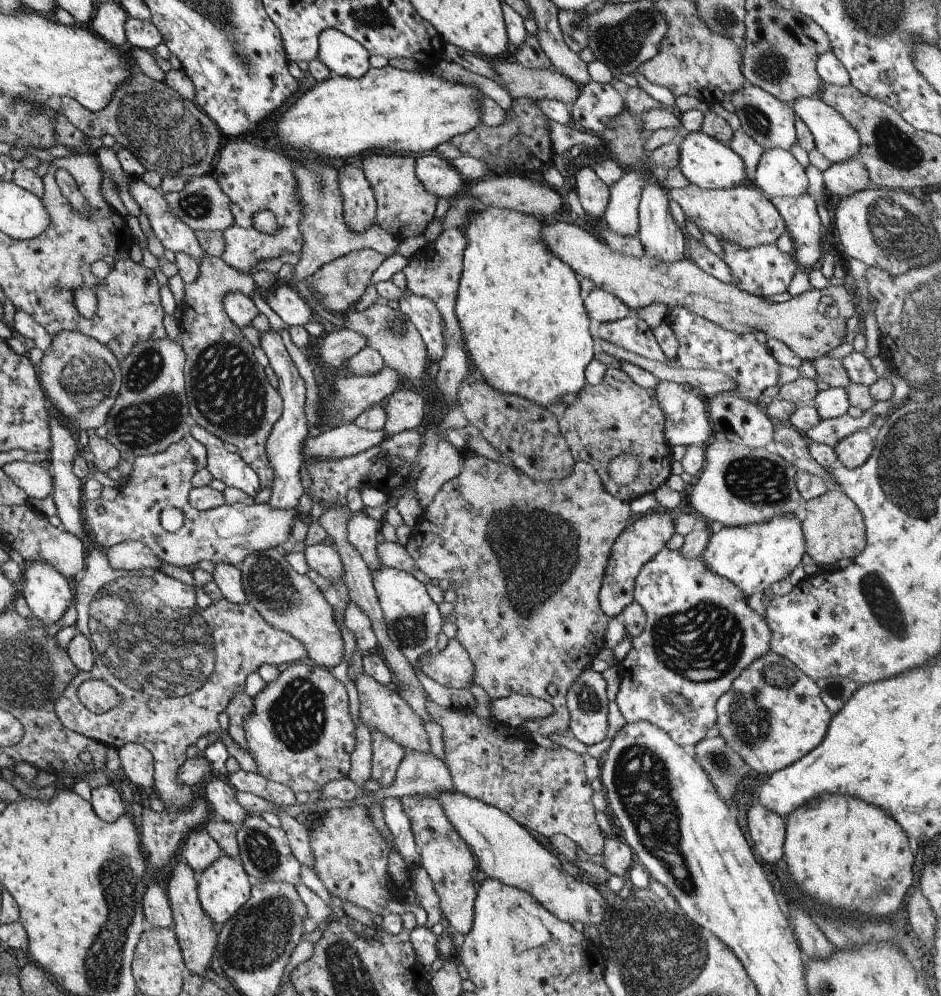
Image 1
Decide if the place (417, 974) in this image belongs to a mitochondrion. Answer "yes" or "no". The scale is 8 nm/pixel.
no

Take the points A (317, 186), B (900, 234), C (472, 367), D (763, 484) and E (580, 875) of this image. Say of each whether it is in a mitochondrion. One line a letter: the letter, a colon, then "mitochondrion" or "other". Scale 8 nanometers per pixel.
A: mitochondrion
B: mitochondrion
C: other
D: mitochondrion
E: other

